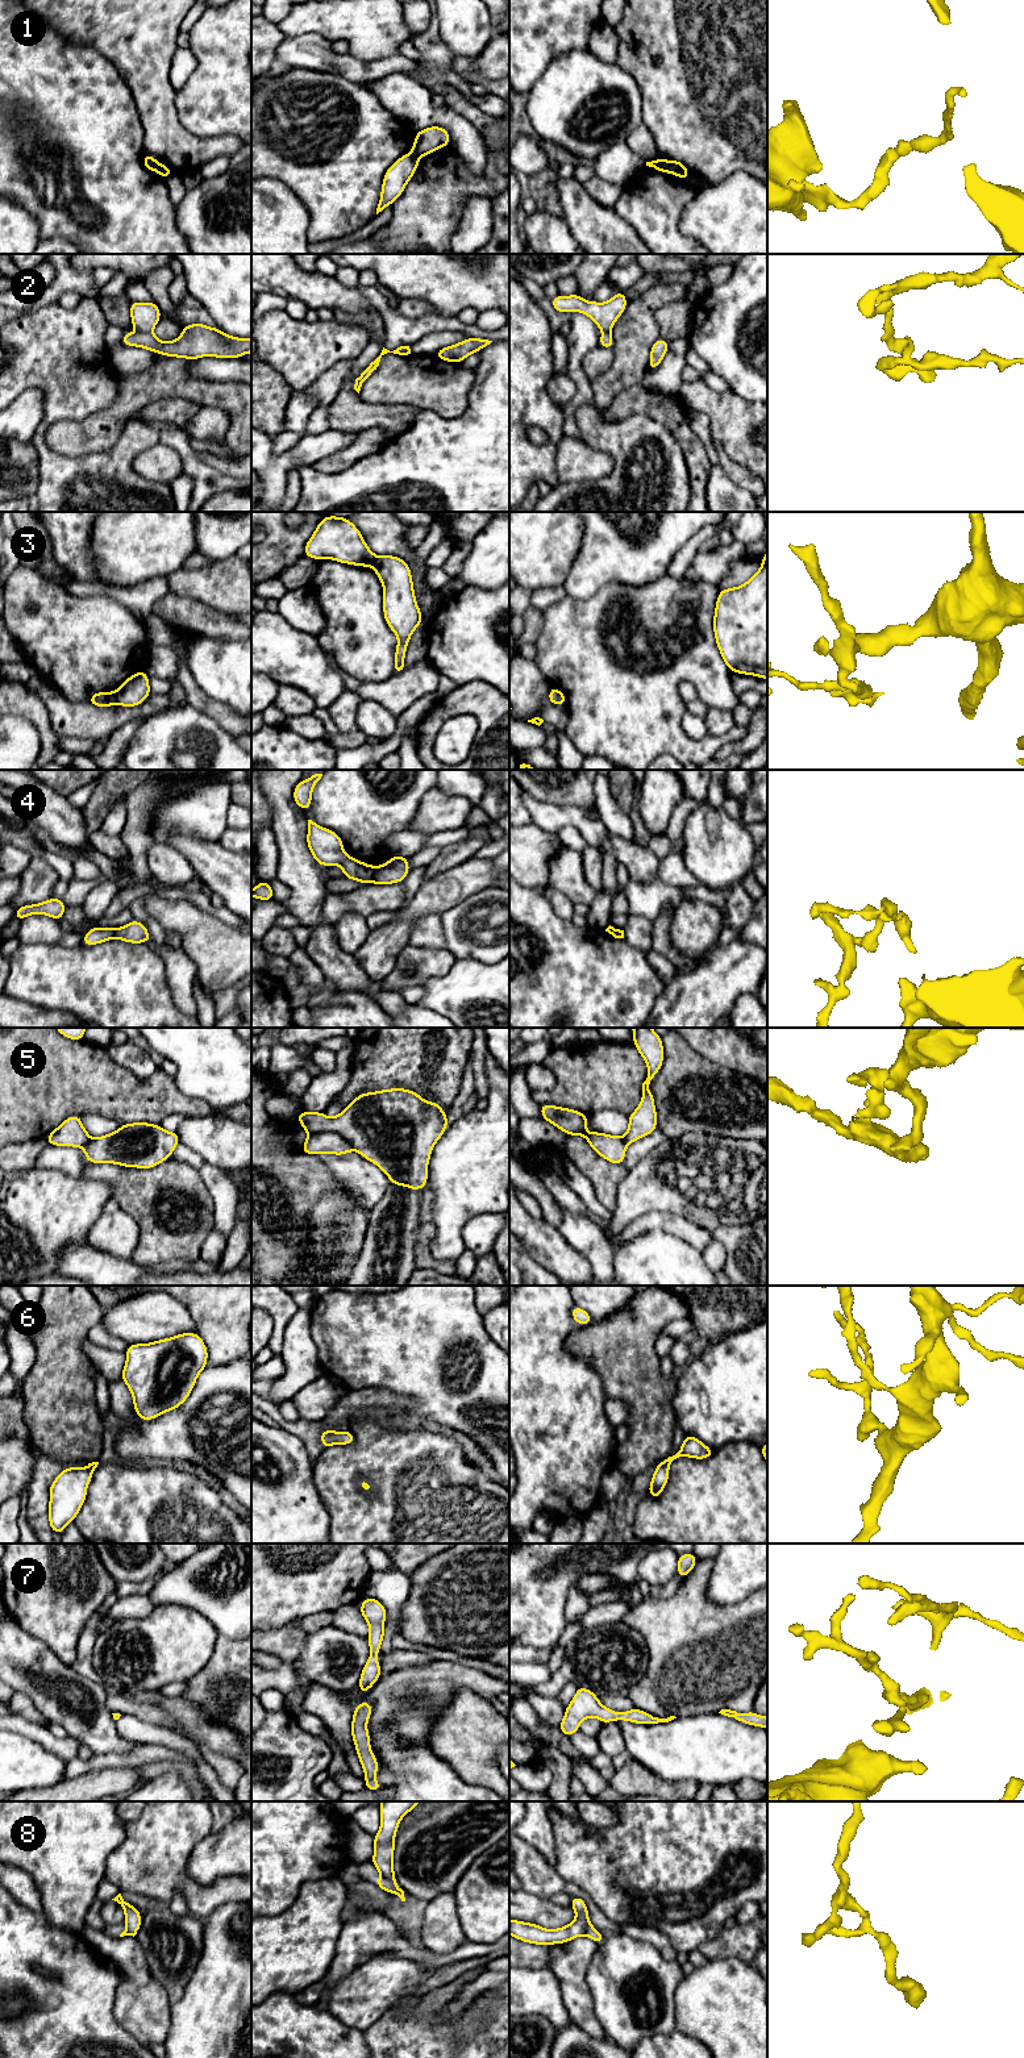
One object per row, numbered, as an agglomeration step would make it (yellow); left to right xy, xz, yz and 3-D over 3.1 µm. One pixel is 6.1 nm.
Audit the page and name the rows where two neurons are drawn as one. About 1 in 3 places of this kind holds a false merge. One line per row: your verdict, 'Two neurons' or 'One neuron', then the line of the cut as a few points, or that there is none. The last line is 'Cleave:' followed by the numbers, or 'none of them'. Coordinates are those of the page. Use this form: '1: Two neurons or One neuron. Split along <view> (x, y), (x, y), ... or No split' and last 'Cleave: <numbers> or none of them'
1: Two neurons. Split along yz (665, 161), (671, 171)
2: Two neurons. Split along xy (138, 330), (152, 333)
3: Two neurons. Split along xy (112, 692), (116, 703)
4: Two neurons. Split along xz (377, 867), (371, 880)
5: Two neurons. Split along xz (308, 1133), (337, 1133), (354, 1149)
6: One neuron. No split
7: One neuron. No split
8: Two neurons. Split along xz (382, 1875), (394, 1882)
Cleave: 1, 2, 3, 4, 5, 8

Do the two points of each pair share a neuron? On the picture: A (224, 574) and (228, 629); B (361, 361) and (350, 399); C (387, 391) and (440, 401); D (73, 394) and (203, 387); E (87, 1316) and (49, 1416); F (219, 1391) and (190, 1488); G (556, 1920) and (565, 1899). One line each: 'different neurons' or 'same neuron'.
A: different neurons
B: same neuron
C: same neuron
D: different neurons
E: same neuron
F: different neurons
G: different neurons

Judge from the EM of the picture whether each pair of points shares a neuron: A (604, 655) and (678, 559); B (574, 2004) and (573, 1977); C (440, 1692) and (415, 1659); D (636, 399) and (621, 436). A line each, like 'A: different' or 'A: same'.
A: different
B: same
C: different
D: different

